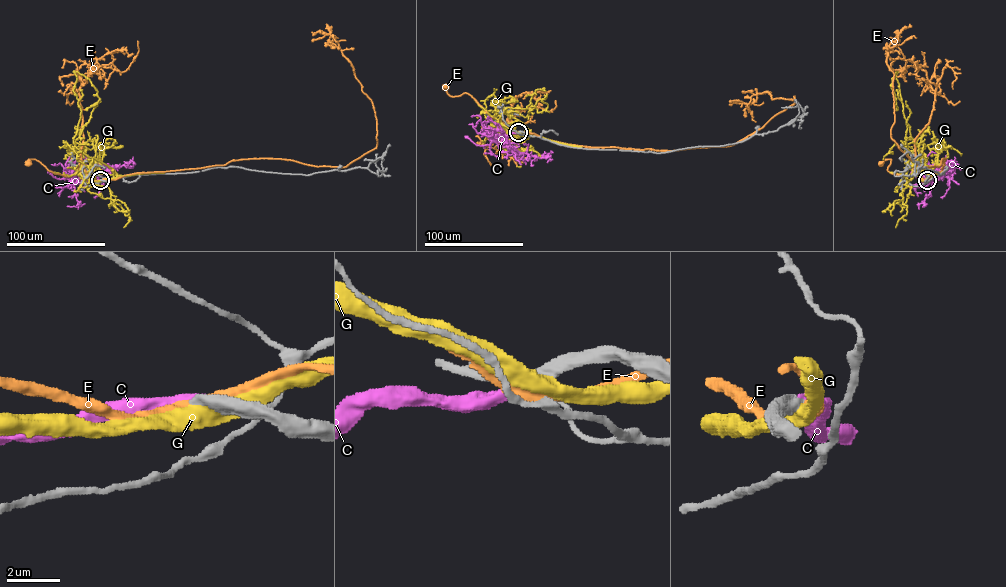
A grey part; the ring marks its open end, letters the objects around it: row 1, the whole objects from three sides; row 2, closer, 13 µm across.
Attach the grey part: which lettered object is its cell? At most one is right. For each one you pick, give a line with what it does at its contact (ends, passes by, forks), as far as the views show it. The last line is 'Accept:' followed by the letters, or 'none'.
C: it ends
Accept: C

